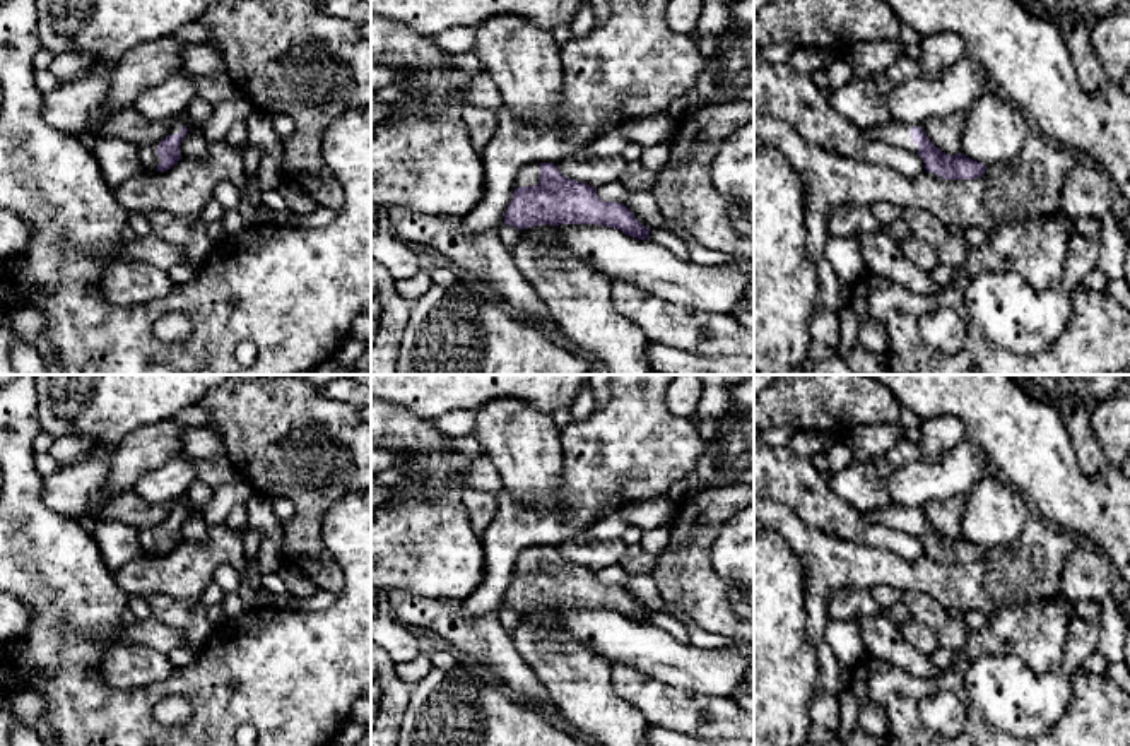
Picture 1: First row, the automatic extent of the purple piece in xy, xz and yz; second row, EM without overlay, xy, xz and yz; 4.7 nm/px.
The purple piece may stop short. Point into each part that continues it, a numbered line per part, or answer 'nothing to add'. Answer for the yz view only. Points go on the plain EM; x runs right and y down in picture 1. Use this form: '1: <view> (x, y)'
1: yz (894, 515)

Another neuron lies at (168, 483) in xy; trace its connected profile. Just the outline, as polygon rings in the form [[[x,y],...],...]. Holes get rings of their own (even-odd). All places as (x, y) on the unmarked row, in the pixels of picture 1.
[[[174,457],[144,474],[133,486],[138,498],[154,505],[185,501],[188,488],[198,479],[191,459]]]

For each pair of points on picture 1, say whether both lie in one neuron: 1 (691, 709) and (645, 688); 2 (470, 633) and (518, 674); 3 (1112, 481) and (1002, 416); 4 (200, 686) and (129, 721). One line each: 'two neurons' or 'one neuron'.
1: one neuron
2: one neuron
3: one neuron
4: one neuron

